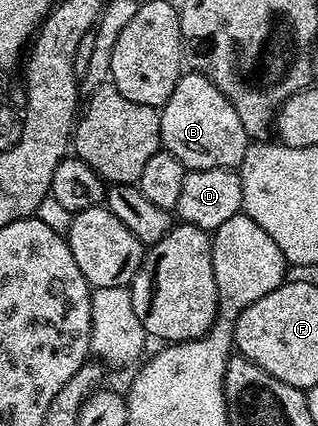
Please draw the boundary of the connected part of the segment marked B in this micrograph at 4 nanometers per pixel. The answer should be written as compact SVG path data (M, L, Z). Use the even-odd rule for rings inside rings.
M182 71L171 98L159 109L161 113L161 142L164 151L175 154L187 170L211 170L212 168L236 169L247 154L251 138L235 114L235 106L202 72Z

